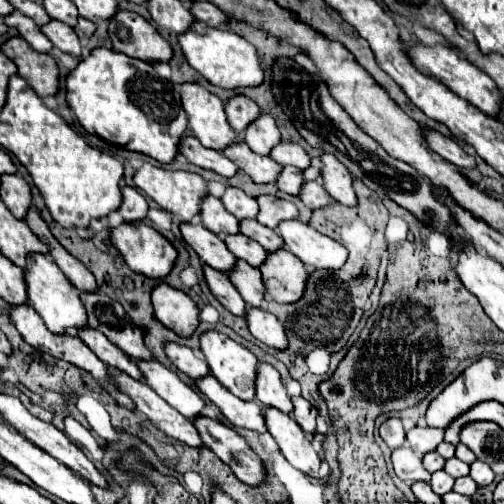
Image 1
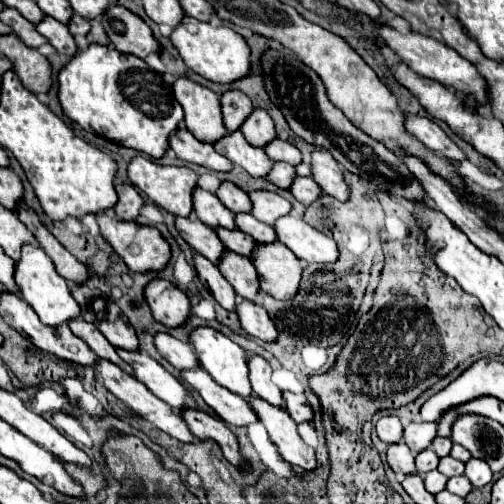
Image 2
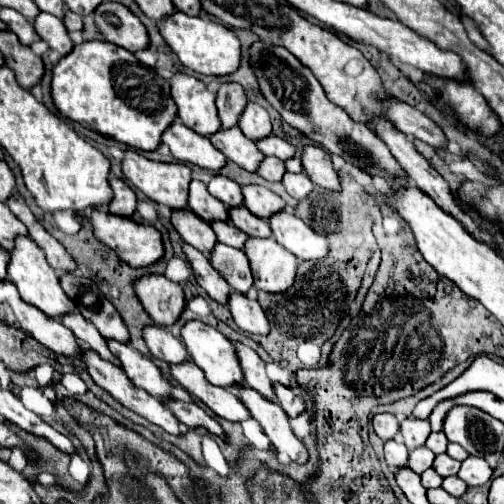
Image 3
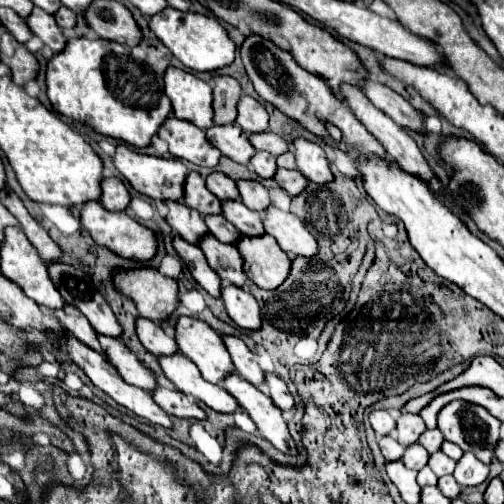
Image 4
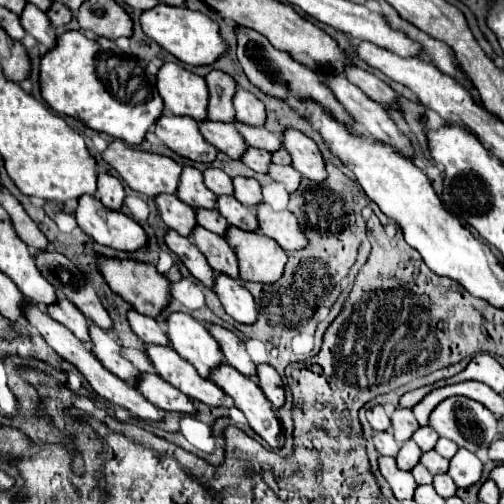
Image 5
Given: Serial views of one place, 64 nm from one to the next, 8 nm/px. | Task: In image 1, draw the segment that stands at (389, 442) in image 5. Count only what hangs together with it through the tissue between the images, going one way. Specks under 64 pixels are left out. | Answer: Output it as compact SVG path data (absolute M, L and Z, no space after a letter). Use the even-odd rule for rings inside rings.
M398 448L392 452L394 472L404 482L428 482L430 472L422 466L422 456L412 452L410 448Z

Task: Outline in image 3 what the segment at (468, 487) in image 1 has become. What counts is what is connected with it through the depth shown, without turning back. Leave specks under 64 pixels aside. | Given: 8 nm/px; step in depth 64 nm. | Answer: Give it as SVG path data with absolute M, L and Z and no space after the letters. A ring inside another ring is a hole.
M448 476L448 478L444 478L442 488L444 488L448 494L452 494L452 496L460 498L460 496L466 492L466 488L468 488L468 486L466 486L458 476Z

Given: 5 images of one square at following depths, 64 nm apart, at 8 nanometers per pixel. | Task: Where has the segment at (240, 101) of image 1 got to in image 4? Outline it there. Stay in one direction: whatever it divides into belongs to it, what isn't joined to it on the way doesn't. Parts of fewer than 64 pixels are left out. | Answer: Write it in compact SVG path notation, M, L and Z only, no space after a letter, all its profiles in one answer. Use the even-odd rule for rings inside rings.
M216 76L214 78L214 122L216 124L232 124L236 120L236 106L242 96L242 88L238 80L230 76Z

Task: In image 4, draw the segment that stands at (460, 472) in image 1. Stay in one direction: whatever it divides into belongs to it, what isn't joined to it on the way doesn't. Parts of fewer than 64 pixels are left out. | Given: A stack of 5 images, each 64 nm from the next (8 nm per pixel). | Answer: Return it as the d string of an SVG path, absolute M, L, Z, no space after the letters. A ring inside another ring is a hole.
M436 452L436 454L432 454L432 456L430 456L428 466L432 468L432 472L434 472L436 476L444 476L444 474L452 474L452 472L454 472L456 460L452 460L452 458L444 456L442 452Z

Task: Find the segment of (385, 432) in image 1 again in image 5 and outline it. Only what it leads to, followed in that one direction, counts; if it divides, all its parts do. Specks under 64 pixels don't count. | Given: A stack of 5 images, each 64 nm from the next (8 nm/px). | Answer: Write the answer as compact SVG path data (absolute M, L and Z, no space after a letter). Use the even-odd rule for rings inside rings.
M374 406L374 408L370 408L370 410L366 412L366 416L368 416L368 422L370 422L370 426L372 426L374 430L384 432L384 430L390 428L390 418L386 416L386 412L384 412L382 406Z

